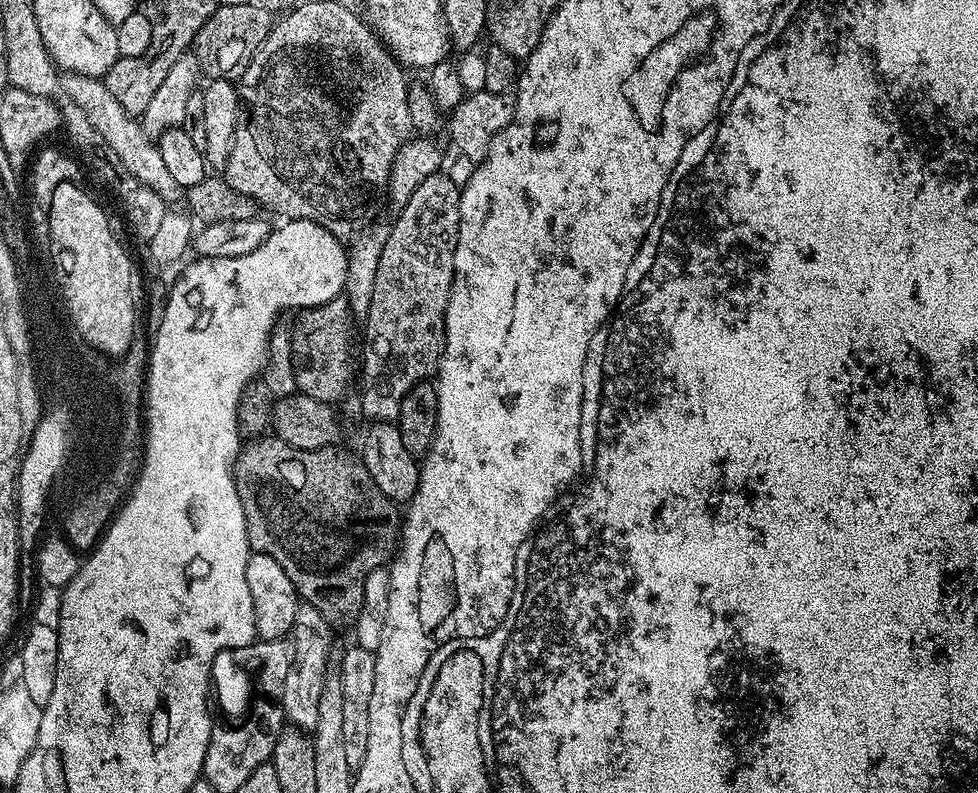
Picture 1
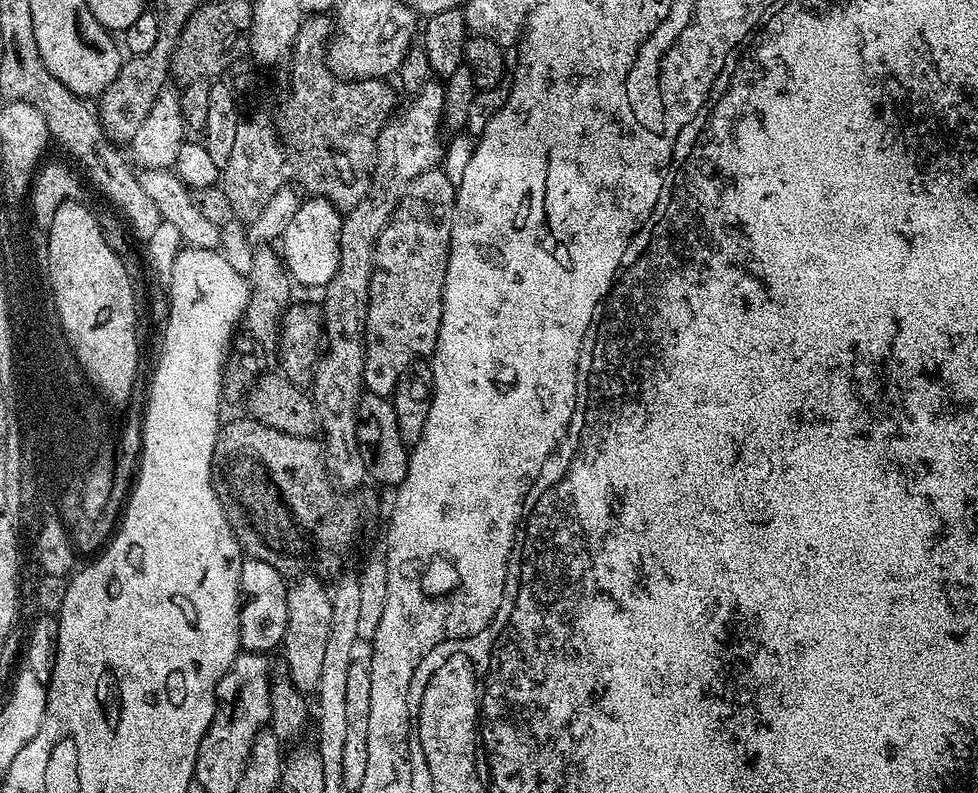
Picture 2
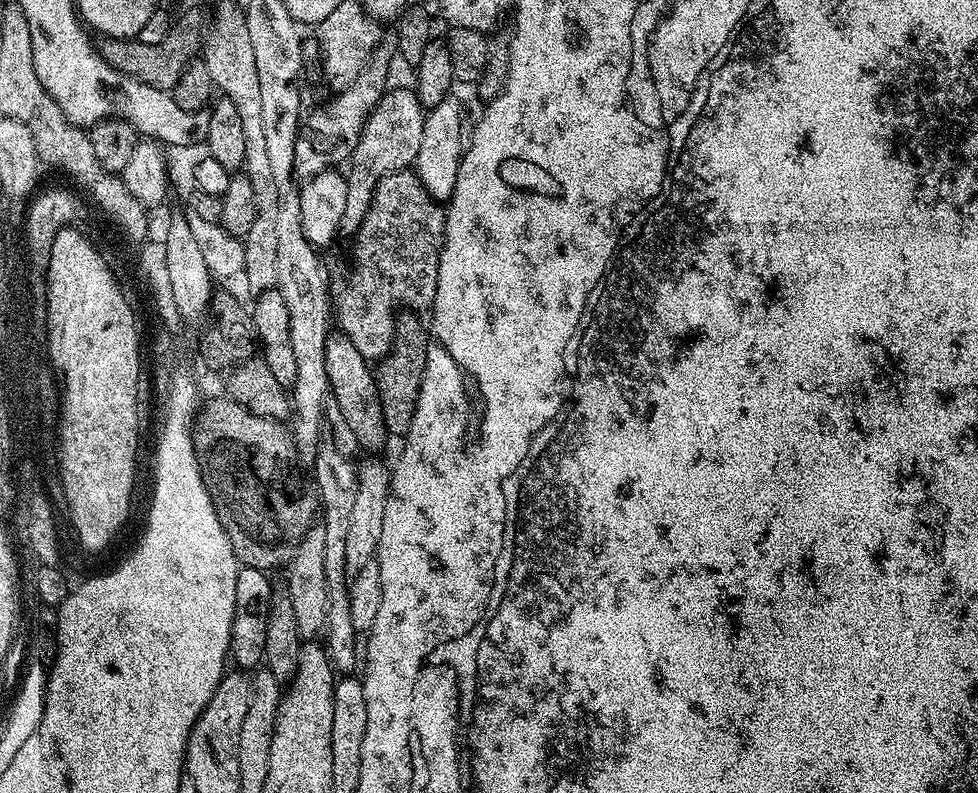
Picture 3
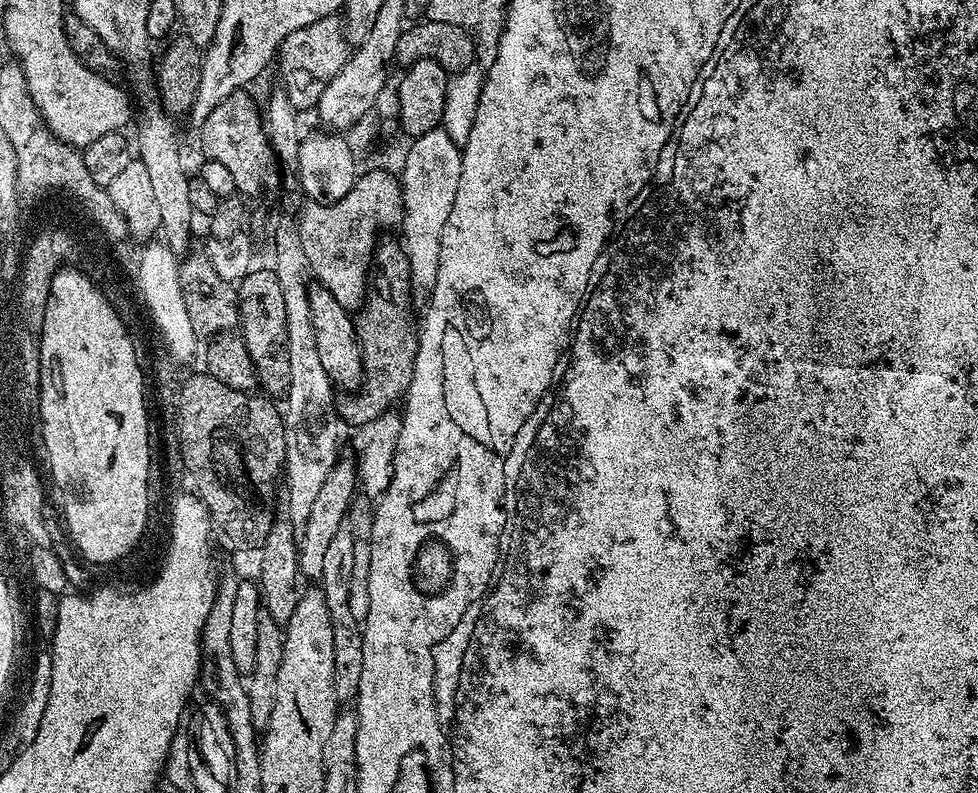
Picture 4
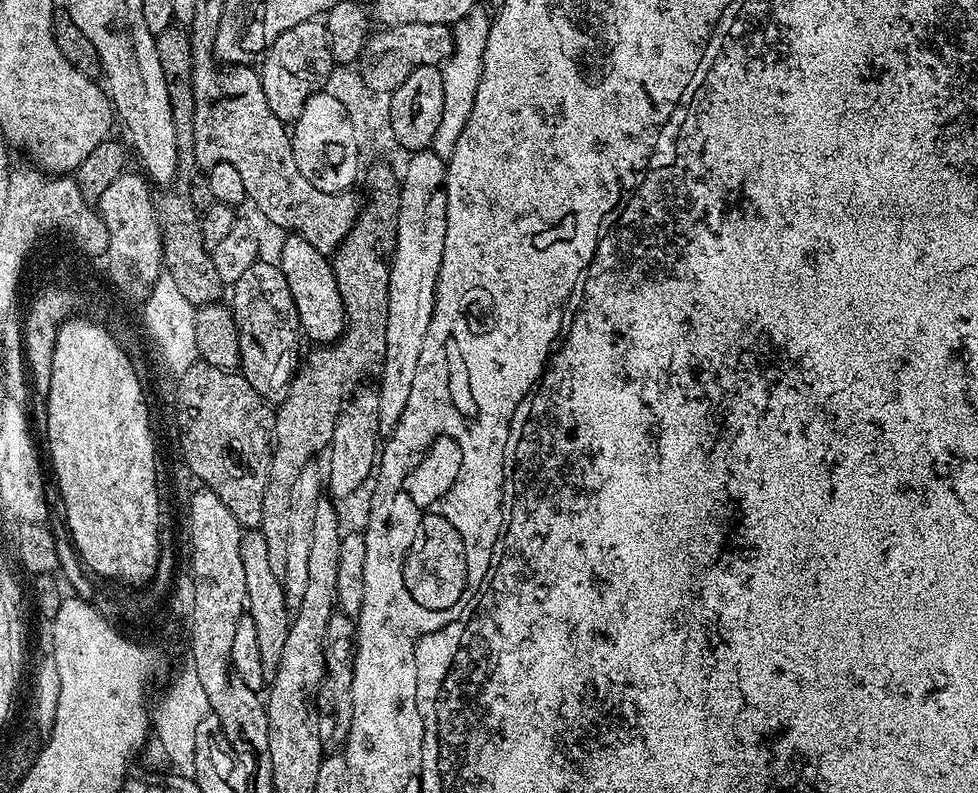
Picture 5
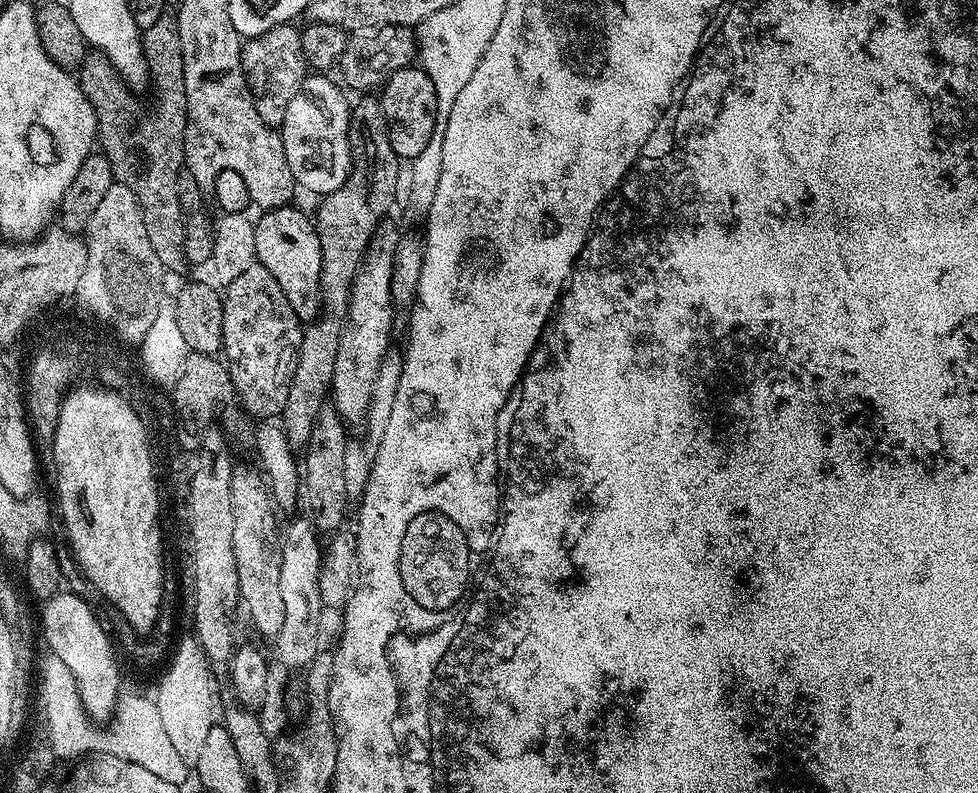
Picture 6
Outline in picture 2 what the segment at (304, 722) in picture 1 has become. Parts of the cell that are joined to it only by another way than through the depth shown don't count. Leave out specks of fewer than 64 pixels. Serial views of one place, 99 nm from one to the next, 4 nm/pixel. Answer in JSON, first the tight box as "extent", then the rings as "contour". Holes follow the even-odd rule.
{"extent":[282,574,332,694],"contour":[[[305,574],[289,583],[286,594],[286,634],[282,645],[283,663],[288,666],[288,677],[303,694],[315,693],[318,678],[322,678],[322,658],[326,638],[330,635],[330,606],[332,594],[321,577]]]}

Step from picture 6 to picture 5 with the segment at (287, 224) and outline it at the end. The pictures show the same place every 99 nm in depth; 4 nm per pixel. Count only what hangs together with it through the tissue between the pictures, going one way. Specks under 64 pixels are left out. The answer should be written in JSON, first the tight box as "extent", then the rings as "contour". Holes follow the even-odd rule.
{"extent":[278,234,344,346],"contour":[[[295,234],[283,237],[284,245],[280,248],[278,263],[286,278],[286,286],[290,286],[290,298],[294,298],[294,306],[298,310],[300,331],[308,336],[316,346],[333,344],[344,333],[344,307],[342,294],[338,294],[338,282],[334,278],[331,259],[325,253],[314,250],[306,238]]]}

